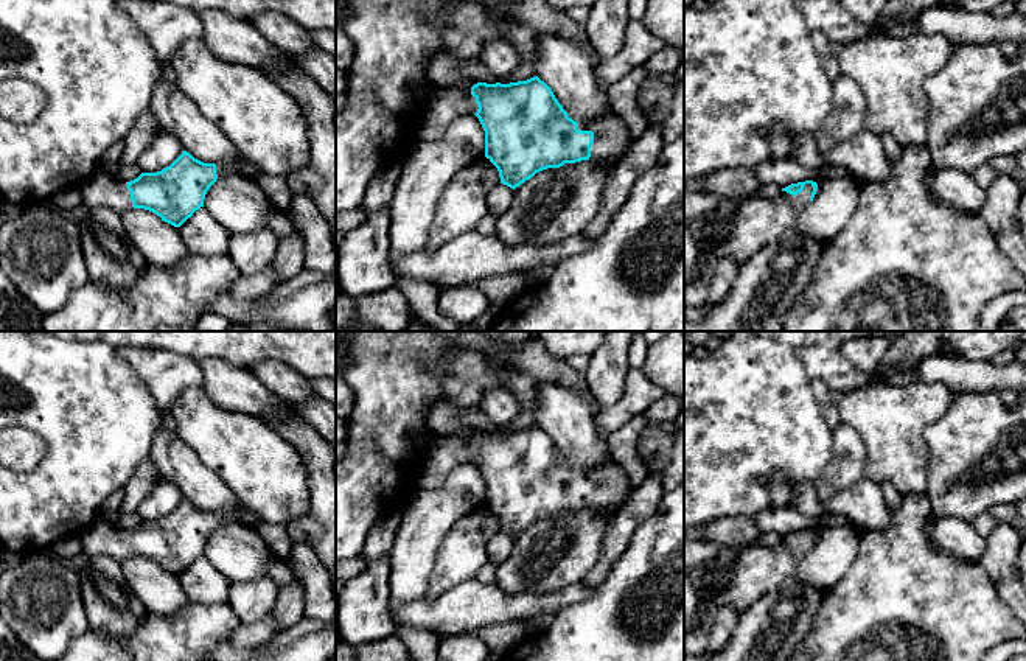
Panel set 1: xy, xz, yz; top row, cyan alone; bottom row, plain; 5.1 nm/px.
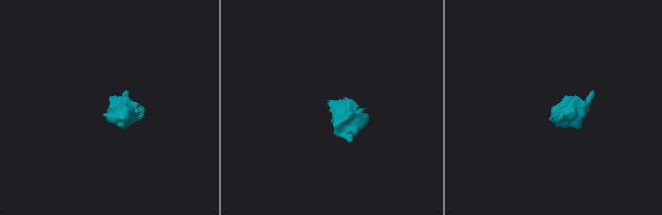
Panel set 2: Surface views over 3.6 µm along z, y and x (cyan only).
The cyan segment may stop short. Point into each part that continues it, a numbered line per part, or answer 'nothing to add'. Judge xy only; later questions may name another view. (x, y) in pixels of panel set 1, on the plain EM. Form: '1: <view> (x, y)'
1: xy (249, 518)
2: xy (103, 537)

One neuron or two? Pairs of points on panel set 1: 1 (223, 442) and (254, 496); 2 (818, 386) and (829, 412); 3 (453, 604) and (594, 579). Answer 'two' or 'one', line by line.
1: one
2: one
3: two

